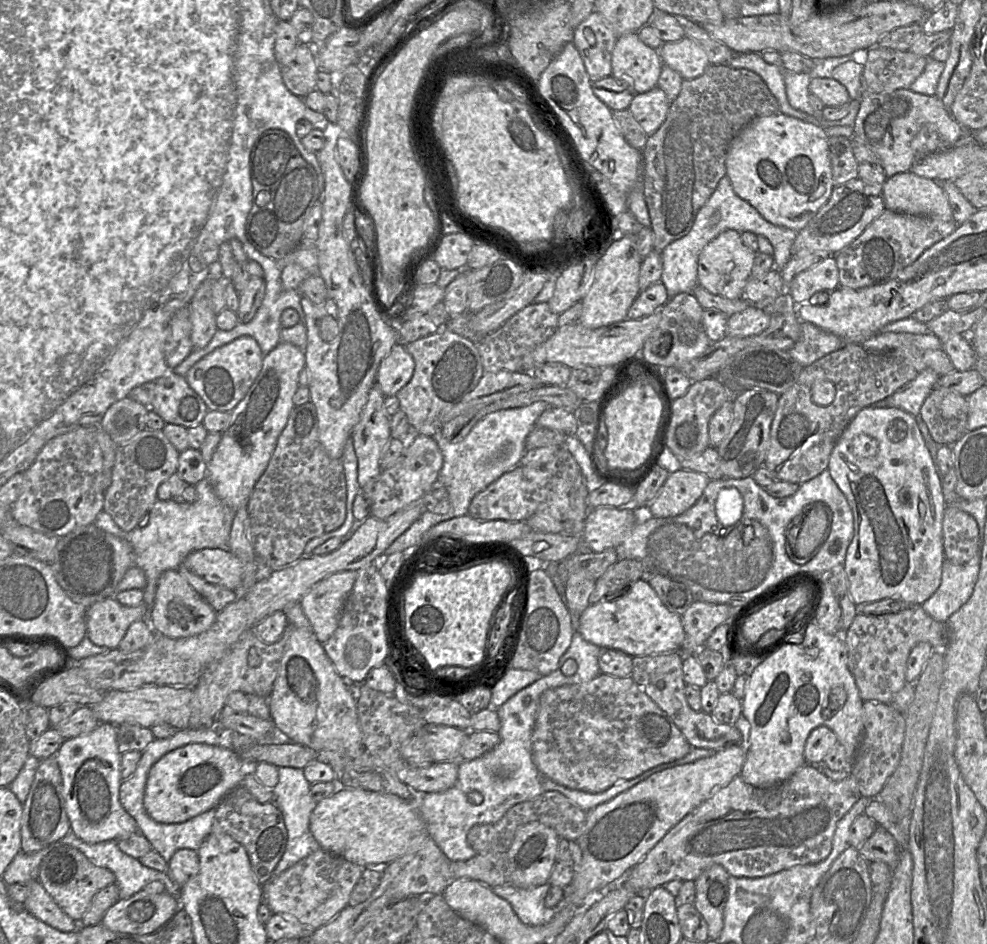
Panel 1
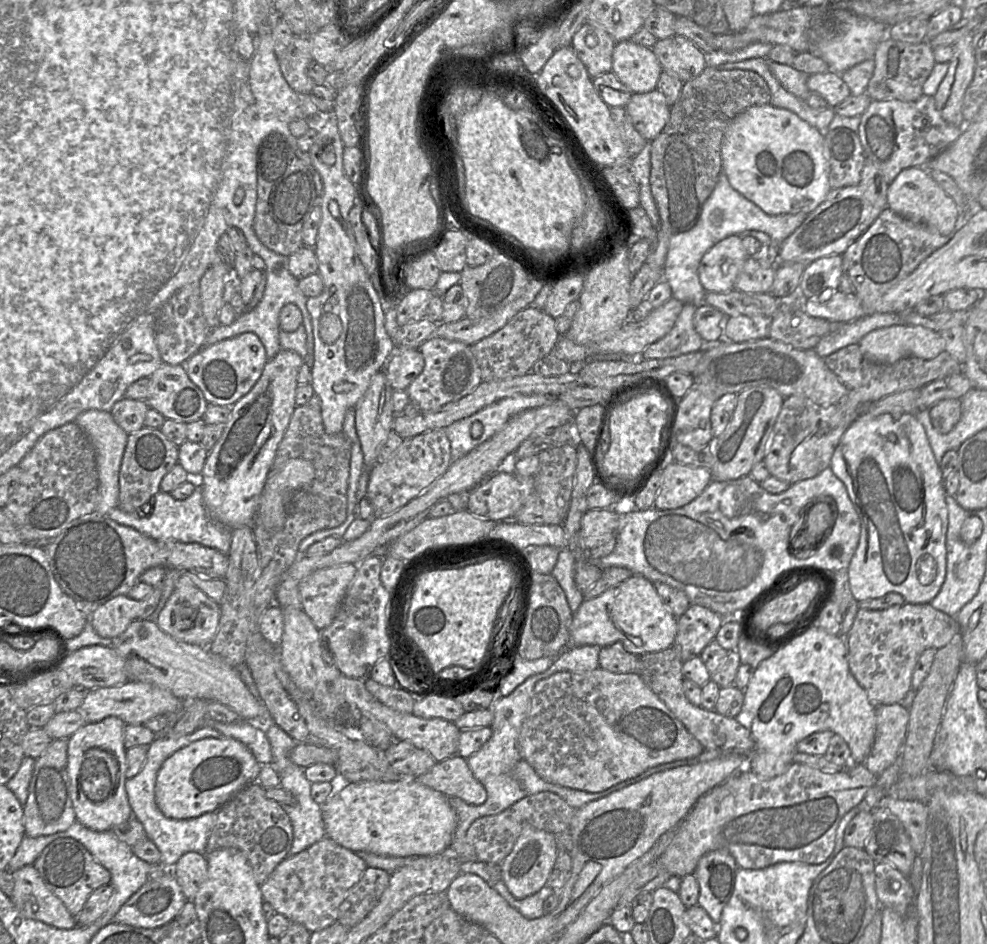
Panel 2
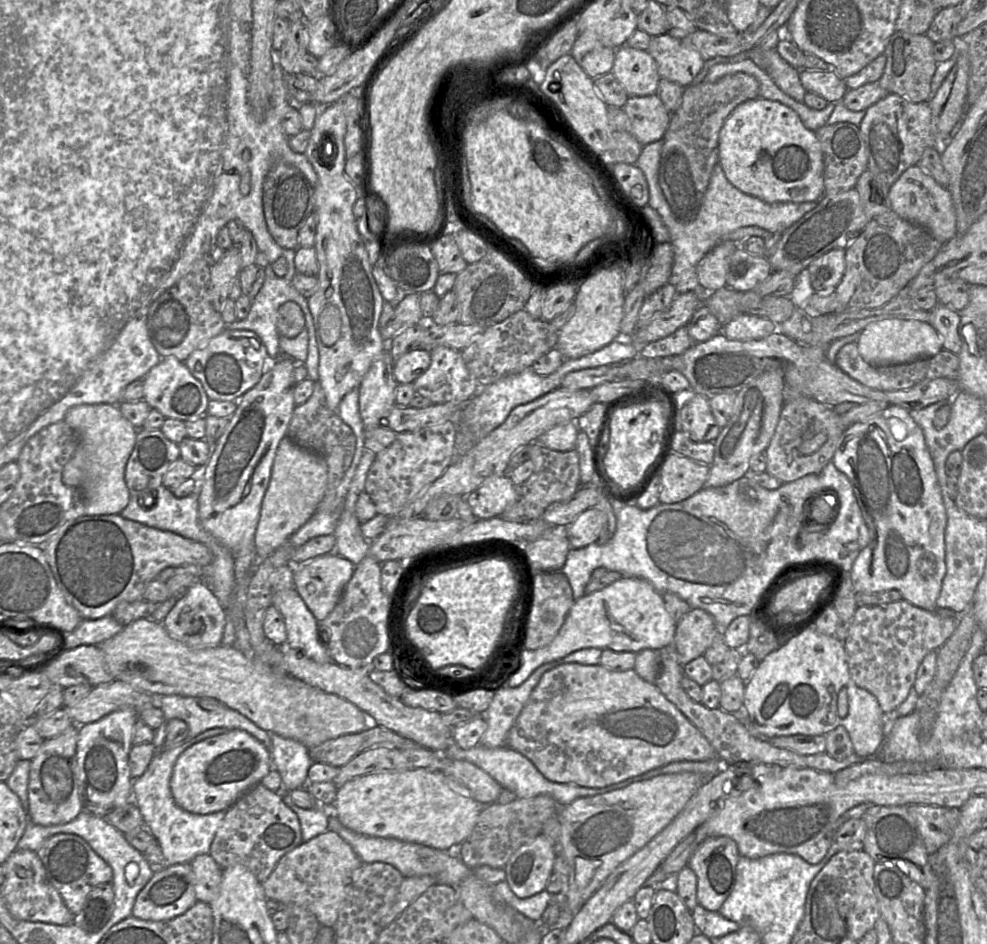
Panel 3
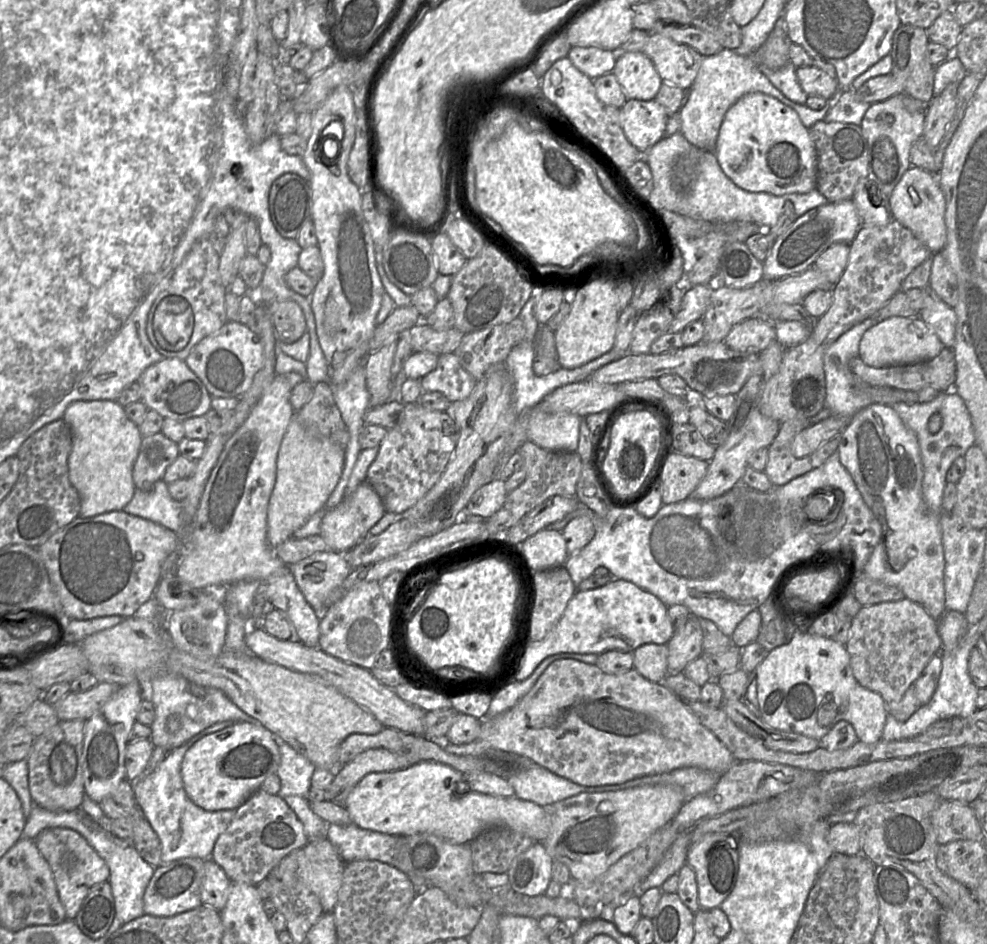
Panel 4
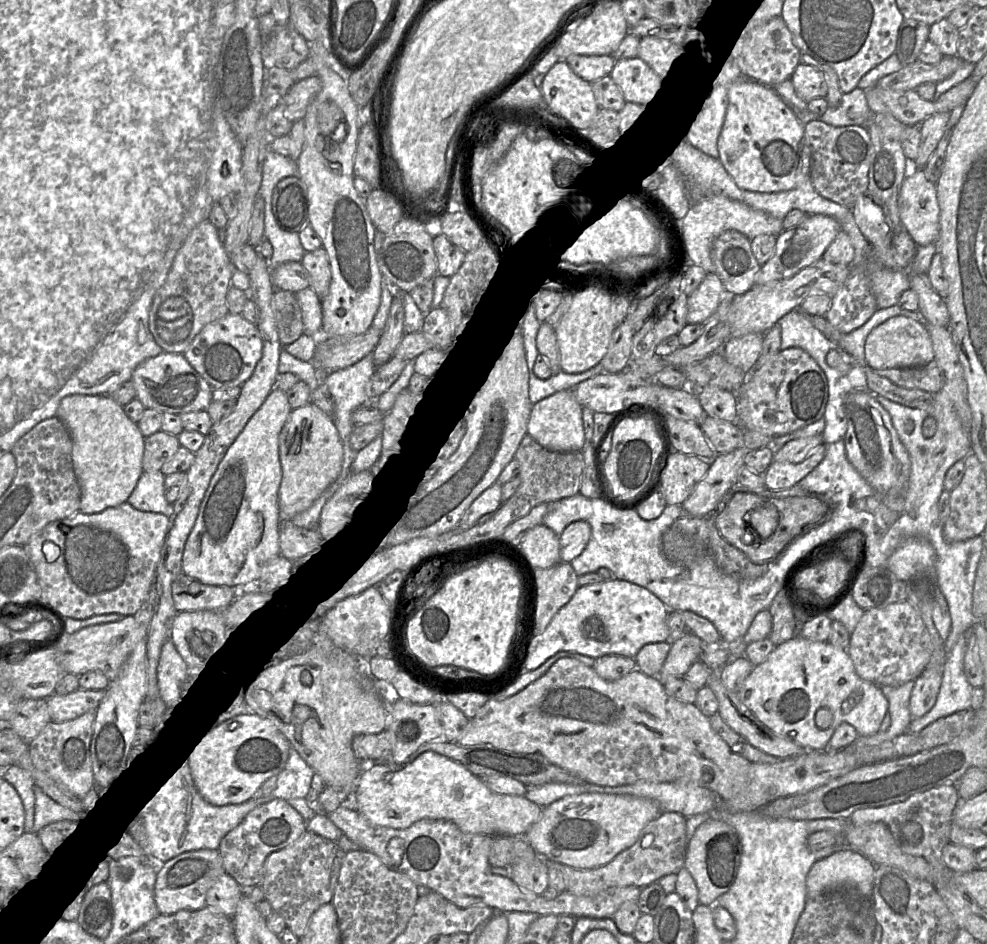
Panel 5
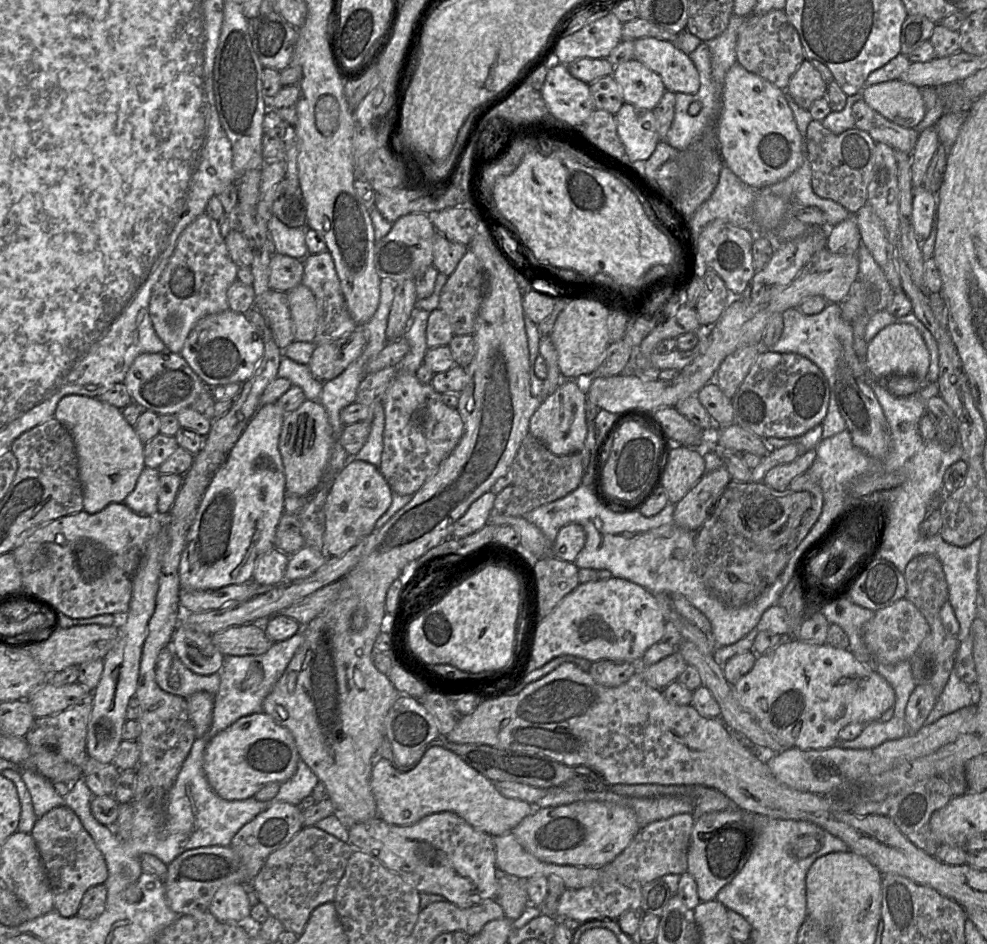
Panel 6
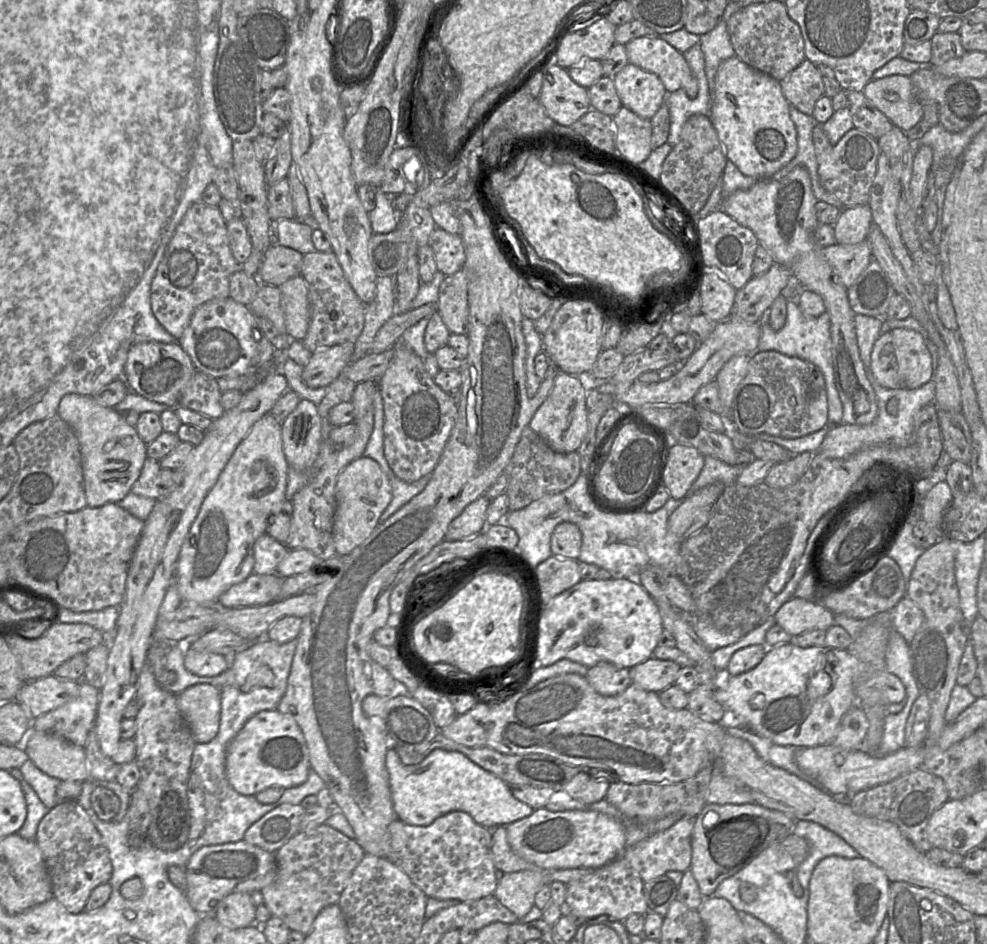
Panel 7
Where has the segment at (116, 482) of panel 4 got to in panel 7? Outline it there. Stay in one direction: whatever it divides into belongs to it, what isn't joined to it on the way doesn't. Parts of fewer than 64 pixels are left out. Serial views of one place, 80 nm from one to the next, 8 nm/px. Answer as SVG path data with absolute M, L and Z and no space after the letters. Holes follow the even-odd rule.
M80 394L65 395L57 415L72 428L79 441L87 506L96 508L119 503L131 491L148 457L147 445L136 428L128 425L120 412L99 405L91 396Z

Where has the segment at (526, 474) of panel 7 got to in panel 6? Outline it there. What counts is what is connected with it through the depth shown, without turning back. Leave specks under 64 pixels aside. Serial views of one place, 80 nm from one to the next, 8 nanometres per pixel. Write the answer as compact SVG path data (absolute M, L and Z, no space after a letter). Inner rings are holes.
M530 433L523 438L511 469L514 474L511 484L513 492L504 513L513 517L523 516L542 505L567 496L581 485L583 474L580 453L555 455Z

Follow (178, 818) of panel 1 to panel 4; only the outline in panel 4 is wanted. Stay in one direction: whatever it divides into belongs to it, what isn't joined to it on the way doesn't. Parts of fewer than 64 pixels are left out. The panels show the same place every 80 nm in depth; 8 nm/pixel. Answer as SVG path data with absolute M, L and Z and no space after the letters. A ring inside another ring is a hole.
M241 721L195 742L184 755L181 776L187 795L199 807L207 811L236 809L261 787L269 775L276 773L279 763L280 754L273 733L263 725Z

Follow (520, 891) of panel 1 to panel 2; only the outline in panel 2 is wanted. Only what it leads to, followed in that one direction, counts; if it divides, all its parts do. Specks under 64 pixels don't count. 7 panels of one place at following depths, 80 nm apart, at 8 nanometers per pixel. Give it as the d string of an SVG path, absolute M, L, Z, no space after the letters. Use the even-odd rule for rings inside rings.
M502 879L493 883L493 887L511 906L527 919L537 919L545 915L543 908L544 901L554 892L554 890L546 884L539 891L530 896L516 898L509 891Z

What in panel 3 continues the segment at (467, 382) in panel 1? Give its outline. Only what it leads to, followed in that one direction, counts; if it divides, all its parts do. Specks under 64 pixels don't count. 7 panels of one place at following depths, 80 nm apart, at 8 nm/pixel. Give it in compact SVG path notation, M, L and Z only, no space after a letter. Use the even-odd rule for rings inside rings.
M437 346L430 350L430 357L428 369L413 382L416 394L430 399L433 404L443 404L468 402L480 390L476 379L465 365L461 351Z

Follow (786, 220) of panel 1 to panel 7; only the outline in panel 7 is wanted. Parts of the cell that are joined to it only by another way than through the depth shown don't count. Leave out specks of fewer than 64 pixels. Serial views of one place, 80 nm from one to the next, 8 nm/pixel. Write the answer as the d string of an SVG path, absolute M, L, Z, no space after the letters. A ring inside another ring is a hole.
M736 55L718 67L709 117L727 160L745 176L766 178L778 172L797 153L797 132L780 81L758 71Z

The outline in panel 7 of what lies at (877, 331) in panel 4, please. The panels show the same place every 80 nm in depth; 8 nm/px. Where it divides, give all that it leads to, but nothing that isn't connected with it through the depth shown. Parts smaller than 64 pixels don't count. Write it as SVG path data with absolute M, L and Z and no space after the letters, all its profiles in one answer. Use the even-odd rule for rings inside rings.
M905 328L880 334L871 352L870 370L876 381L887 389L912 390L932 380L931 356L922 336Z

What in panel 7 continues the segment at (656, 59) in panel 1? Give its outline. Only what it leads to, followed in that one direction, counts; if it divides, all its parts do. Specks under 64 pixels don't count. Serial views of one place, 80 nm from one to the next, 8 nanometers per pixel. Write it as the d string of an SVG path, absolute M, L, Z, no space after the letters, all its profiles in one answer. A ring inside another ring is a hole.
M631 63L613 78L622 106L639 117L651 120L665 102L667 91L657 75Z

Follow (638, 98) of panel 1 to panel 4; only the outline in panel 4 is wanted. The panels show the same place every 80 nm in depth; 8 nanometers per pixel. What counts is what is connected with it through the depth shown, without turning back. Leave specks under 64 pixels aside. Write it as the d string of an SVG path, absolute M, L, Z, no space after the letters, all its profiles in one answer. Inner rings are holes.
M627 99L620 108L620 126L627 140L641 153L646 153L664 137L669 116L655 99Z

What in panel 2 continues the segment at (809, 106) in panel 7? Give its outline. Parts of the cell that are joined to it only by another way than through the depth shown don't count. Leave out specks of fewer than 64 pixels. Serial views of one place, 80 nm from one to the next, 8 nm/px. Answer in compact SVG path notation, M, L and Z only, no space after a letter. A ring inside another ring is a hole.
M831 70L809 75L807 87L810 92L823 97L828 106L831 107L838 105L851 95L849 87L841 78L841 74Z

